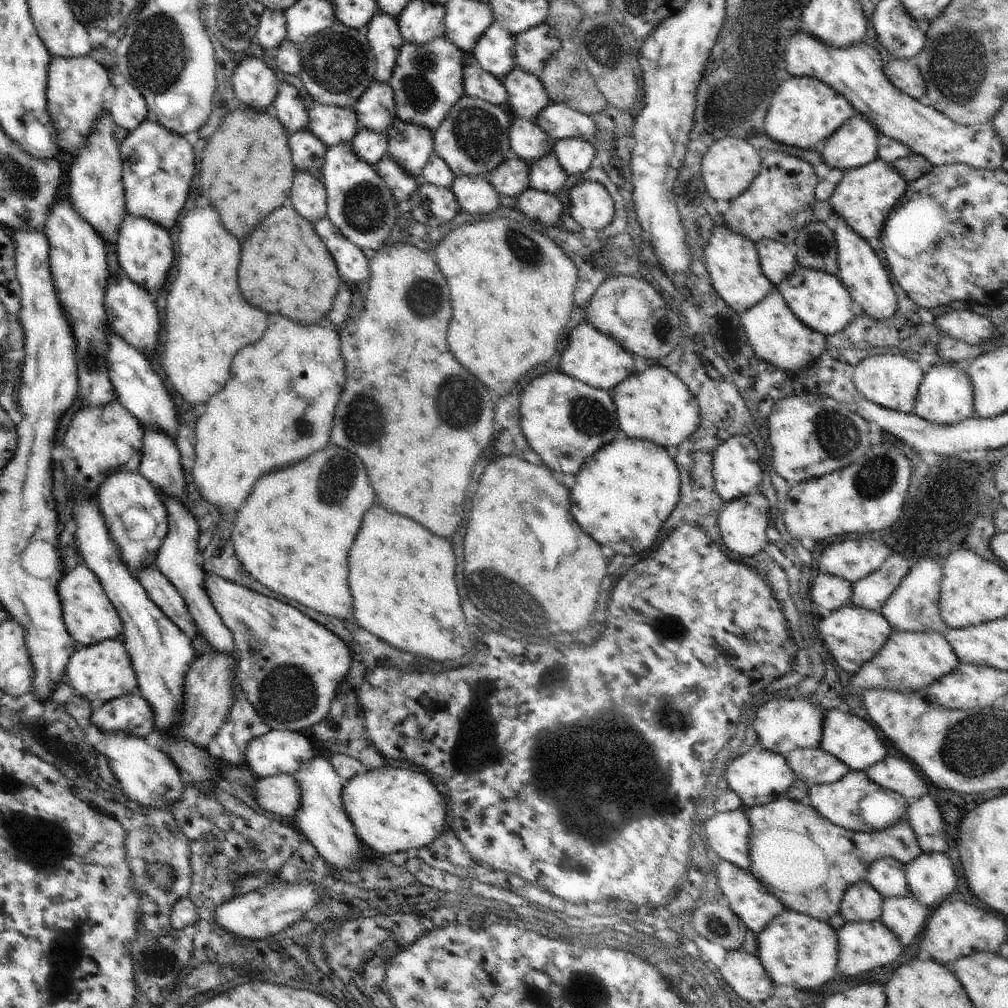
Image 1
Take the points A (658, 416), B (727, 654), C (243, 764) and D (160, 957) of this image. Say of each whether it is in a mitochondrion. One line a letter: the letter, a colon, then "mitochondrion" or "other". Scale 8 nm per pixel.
A: other
B: other
C: other
D: mitochondrion

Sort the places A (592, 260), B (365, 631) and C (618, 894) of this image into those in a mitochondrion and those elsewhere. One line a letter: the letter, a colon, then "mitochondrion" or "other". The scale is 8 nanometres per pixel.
A: other
B: other
C: mitochondrion

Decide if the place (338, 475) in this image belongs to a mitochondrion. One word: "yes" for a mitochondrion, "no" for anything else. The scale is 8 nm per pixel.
yes

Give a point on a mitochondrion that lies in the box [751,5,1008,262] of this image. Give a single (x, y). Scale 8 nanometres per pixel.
(956, 67)

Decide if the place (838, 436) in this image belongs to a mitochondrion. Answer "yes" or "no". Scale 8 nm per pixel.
yes

